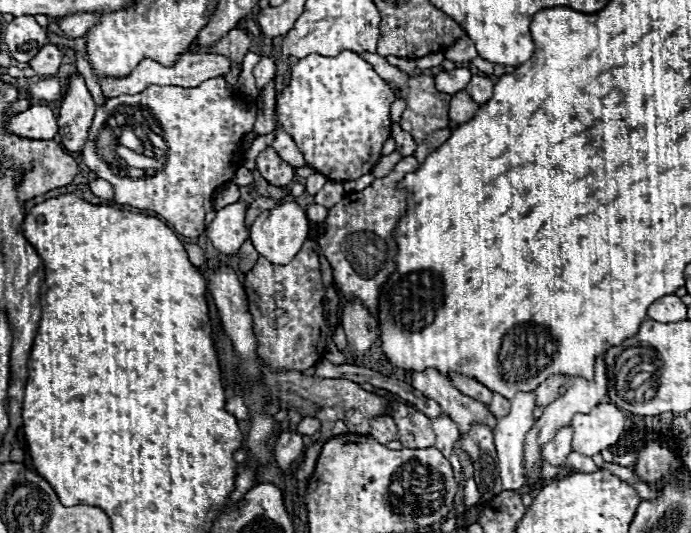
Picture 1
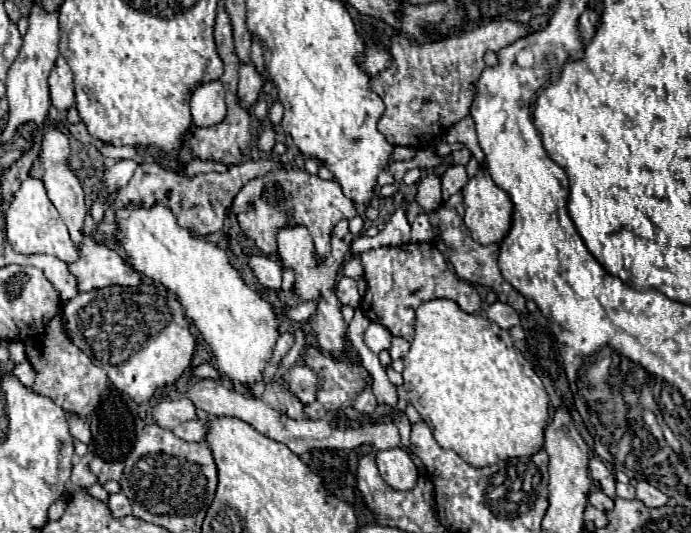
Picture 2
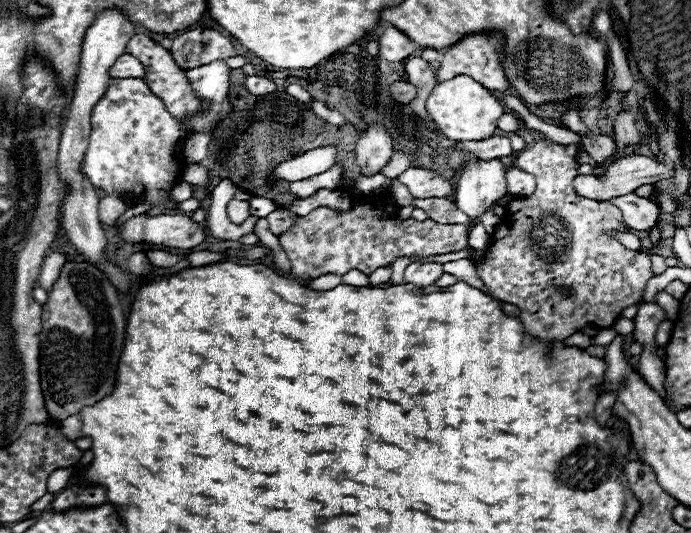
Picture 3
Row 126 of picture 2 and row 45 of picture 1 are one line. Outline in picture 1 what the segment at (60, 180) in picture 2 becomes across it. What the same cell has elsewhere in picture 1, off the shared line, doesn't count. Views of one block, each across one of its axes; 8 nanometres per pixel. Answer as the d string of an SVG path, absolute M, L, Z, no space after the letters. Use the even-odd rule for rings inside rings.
M54 44L42 46L42 50L30 60L30 66L36 70L38 76L54 76L64 60L64 50Z

